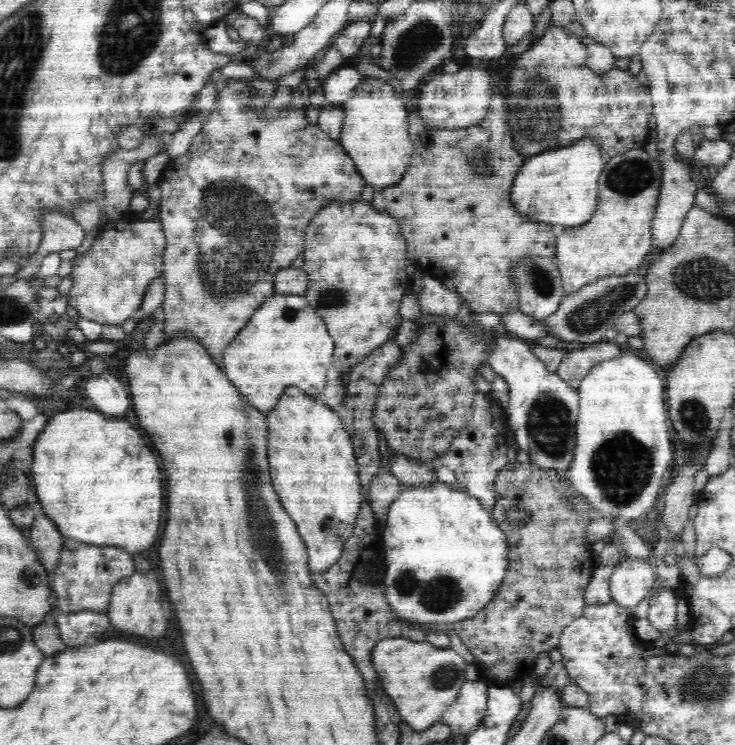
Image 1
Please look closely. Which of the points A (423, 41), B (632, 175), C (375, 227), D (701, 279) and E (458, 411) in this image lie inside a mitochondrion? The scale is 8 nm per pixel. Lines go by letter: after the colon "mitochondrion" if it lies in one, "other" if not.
A: mitochondrion
B: mitochondrion
C: other
D: mitochondrion
E: other

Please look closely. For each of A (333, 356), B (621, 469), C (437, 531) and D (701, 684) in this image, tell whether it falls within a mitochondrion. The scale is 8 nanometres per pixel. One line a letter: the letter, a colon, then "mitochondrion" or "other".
A: other
B: mitochondrion
C: other
D: mitochondrion

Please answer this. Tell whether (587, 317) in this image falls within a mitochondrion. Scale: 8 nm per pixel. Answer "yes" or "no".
yes

